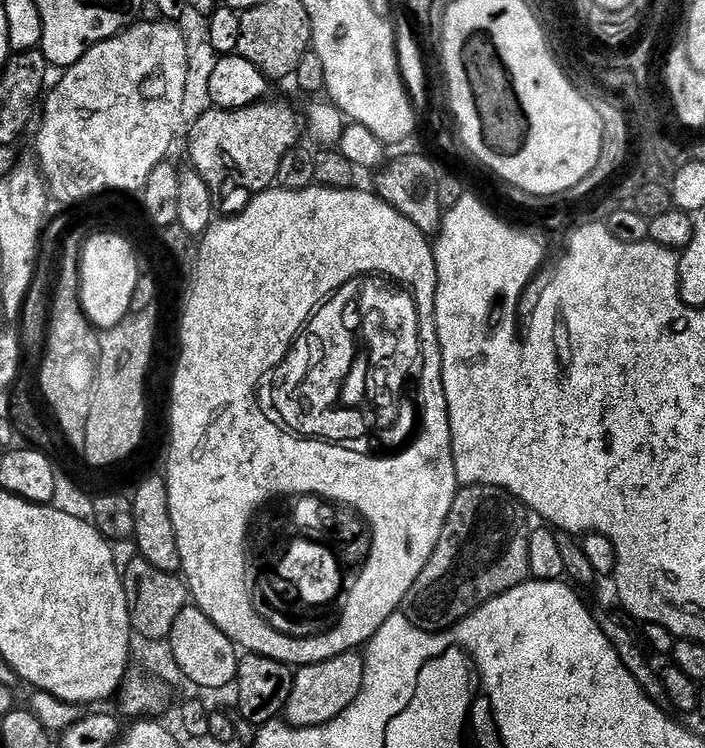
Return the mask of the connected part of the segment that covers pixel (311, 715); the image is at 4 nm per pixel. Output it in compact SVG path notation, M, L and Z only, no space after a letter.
M355 651L342 652L327 660L313 659L305 668L296 668L292 677L292 689L284 703L283 719L294 728L313 728L322 726L338 714L342 714L358 698L362 684L364 659Z

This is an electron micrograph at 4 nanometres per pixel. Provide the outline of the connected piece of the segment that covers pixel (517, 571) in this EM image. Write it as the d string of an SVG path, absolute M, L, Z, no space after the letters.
M474 484L457 491L434 552L399 607L414 627L423 632L445 632L474 609L529 579L528 536L515 507L498 488Z

